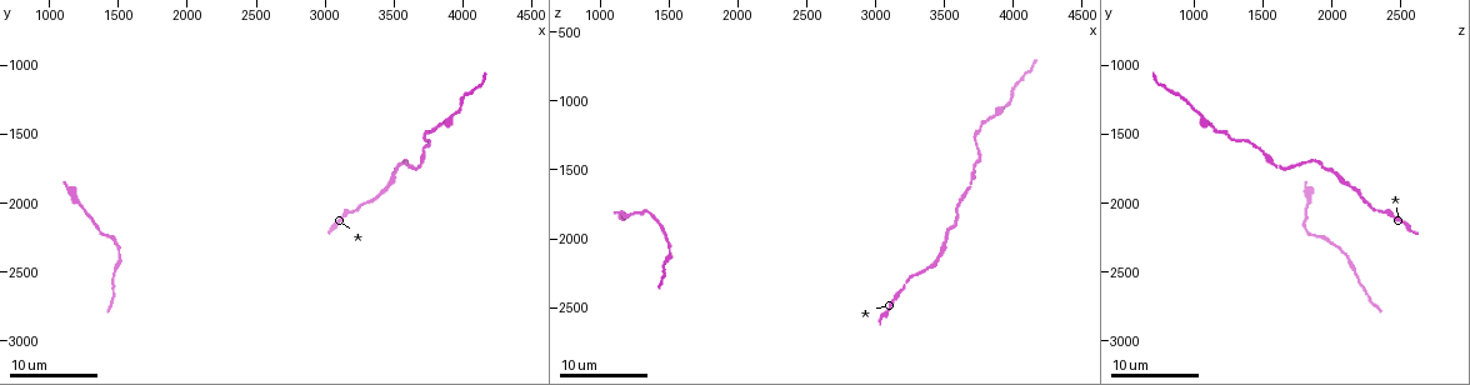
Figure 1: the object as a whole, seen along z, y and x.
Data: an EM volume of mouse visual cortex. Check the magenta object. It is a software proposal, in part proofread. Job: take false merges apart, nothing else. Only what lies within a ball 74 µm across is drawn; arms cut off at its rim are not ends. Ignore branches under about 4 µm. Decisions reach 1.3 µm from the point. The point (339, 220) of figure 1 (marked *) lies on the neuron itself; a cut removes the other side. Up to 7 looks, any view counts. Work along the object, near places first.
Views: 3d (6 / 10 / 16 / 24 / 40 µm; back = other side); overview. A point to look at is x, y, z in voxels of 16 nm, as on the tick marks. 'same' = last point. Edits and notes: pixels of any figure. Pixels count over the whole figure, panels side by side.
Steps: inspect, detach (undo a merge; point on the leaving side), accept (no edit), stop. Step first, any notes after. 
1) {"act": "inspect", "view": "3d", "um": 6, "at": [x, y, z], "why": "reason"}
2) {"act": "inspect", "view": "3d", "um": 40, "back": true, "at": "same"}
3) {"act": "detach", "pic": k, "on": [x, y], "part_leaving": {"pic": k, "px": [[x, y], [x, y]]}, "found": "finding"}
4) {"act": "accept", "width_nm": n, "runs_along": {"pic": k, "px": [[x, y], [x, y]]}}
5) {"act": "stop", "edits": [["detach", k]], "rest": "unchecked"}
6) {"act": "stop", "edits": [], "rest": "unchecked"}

{"act": "inspect", "view": "3d", "um": 6, "at": [3560, 1720, 1900], "why": "thick turns thin"}

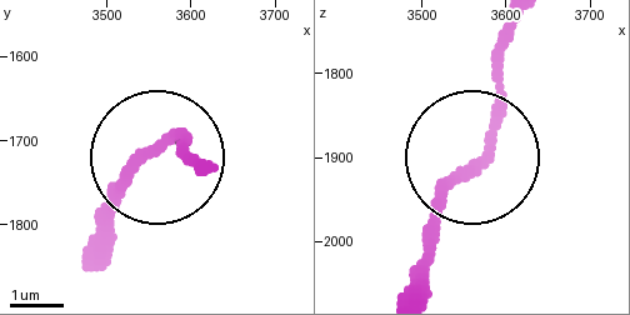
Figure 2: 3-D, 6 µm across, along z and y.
{"act": "accept", "width_nm": 190, "runs_along": {"pic": 2, "px": [[408, 285], [440, 204], [484, 150], [511, 34]]}, "found": "all the same neuron"}

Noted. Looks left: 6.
{"act": "inspect", "view": "3d", "um": 16, "at": [3680, 1720, 1600], "why": "a narrow waist"}

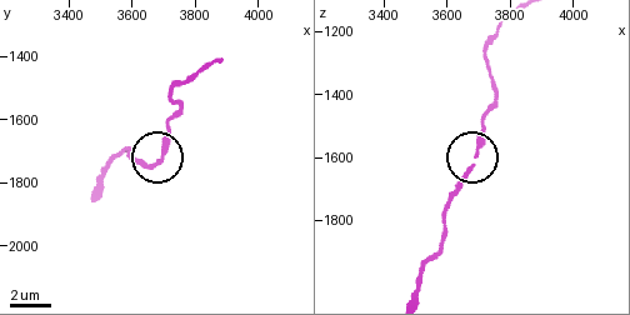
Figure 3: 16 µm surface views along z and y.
{"act": "accept", "found": "one neuron here"}

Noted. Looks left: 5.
{"act": "inspect", "view": "3d", "um": 16, "at": [3940, 1380, 1040], "why": "calibre changes"}

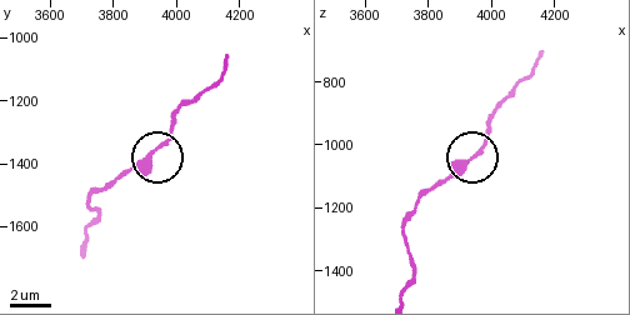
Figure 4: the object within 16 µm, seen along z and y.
{"act": "accept", "runs_along": {"pic": 4, "px": [[84, 238], [99, 214], [90, 196], [144, 161], [178, 113]]}, "found": "all the same neuron"}

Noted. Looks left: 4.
{"act": "stop", "edits": [], "rest": "unchecked"}

